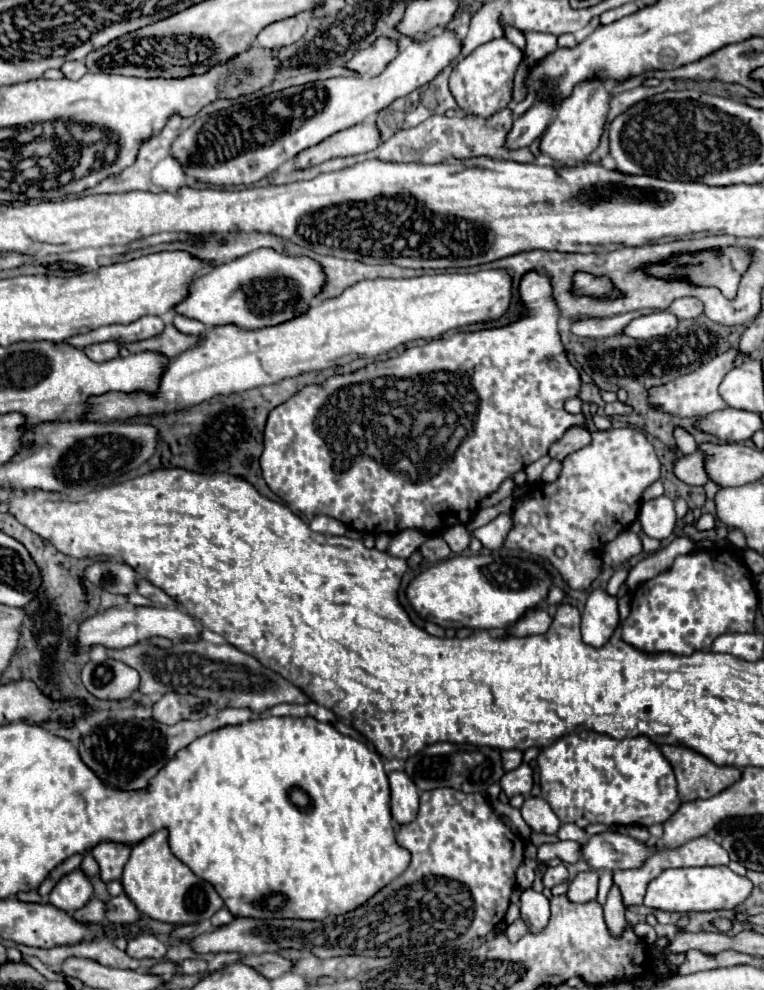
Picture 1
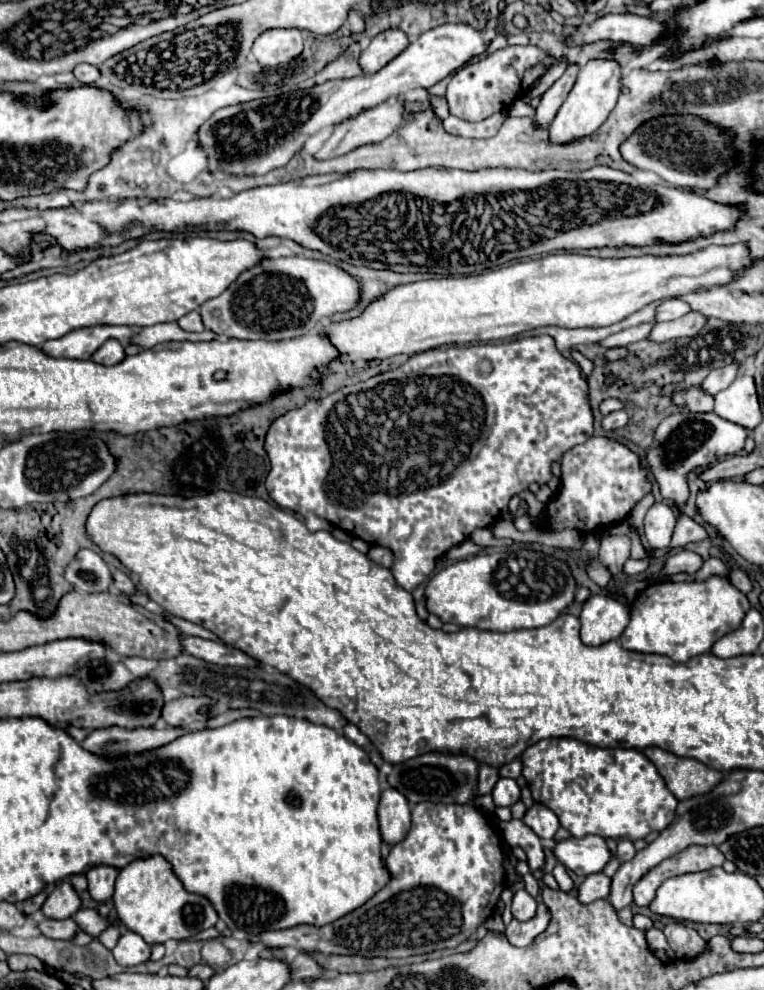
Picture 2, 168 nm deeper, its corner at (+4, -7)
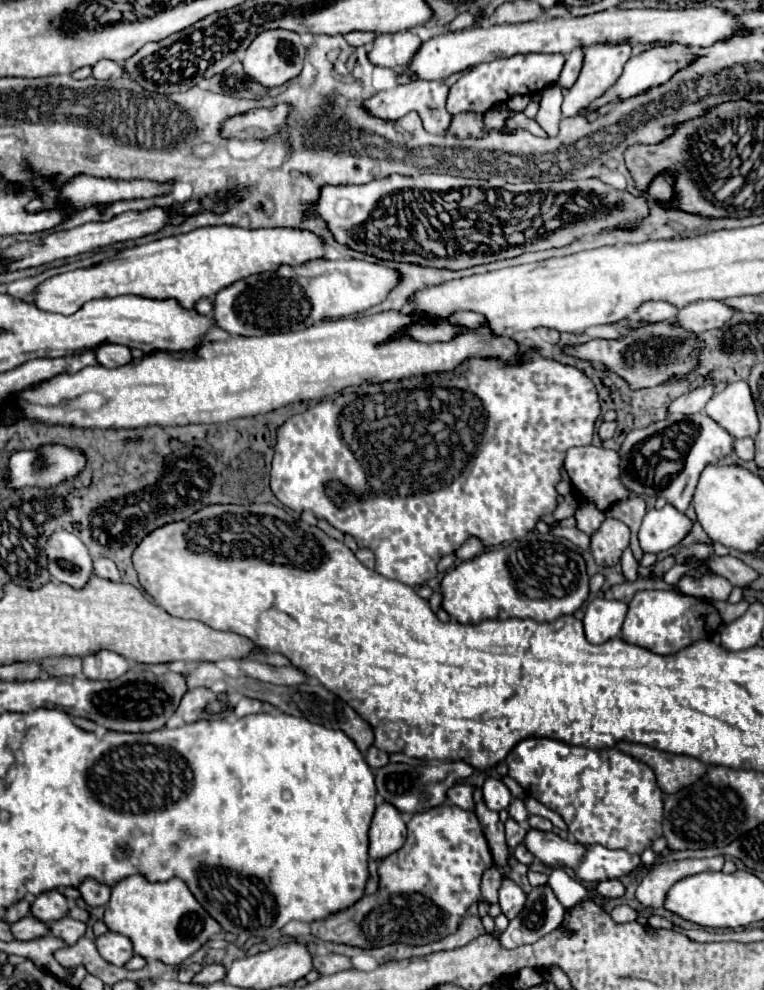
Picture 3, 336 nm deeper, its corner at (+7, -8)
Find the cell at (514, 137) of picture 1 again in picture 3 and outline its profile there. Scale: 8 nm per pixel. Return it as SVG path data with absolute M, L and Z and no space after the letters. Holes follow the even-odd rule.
M575 48L571 54L567 54L565 66L563 66L561 76L559 76L559 80L557 80L557 84L559 84L559 88L561 88L563 92L569 90L569 88L575 84L575 80L577 80L577 76L579 76L579 70L581 70L581 64L583 64L583 50L581 50L581 48Z

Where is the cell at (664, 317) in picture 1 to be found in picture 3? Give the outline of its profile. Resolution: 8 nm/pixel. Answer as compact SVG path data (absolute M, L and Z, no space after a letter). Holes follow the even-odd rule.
M697 300L681 308L673 324L681 324L681 328L685 328L687 332L699 334L711 328L721 328L731 316L733 310L719 300Z

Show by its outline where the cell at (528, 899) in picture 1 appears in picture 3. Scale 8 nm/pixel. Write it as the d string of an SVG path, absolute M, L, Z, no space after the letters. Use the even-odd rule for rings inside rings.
M505 878L501 882L501 888L499 888L499 906L501 906L503 914L509 920L513 920L513 918L517 918L521 914L521 908L525 906L525 900L527 900L525 892L513 880Z

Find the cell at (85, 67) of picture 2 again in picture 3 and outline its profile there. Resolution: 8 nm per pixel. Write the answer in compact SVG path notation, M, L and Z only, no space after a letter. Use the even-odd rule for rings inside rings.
M99 60L97 64L91 66L91 76L97 80L109 80L109 78L119 78L123 74L121 64L111 62L111 60Z

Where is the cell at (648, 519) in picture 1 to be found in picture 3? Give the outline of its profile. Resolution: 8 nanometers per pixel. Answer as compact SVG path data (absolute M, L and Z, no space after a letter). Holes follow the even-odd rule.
M671 504L665 508L649 510L643 518L641 530L639 530L639 542L643 552L659 554L669 548L673 548L691 528L691 520L677 512Z

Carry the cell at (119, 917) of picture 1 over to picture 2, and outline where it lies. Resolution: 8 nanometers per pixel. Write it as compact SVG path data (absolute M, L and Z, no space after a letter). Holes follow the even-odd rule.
M80 909L74 915L74 921L76 921L76 925L78 925L80 931L84 931L84 933L88 933L92 937L98 937L106 929L108 923L112 923L112 921L118 923L118 919L112 919L112 917L102 919L94 909Z

